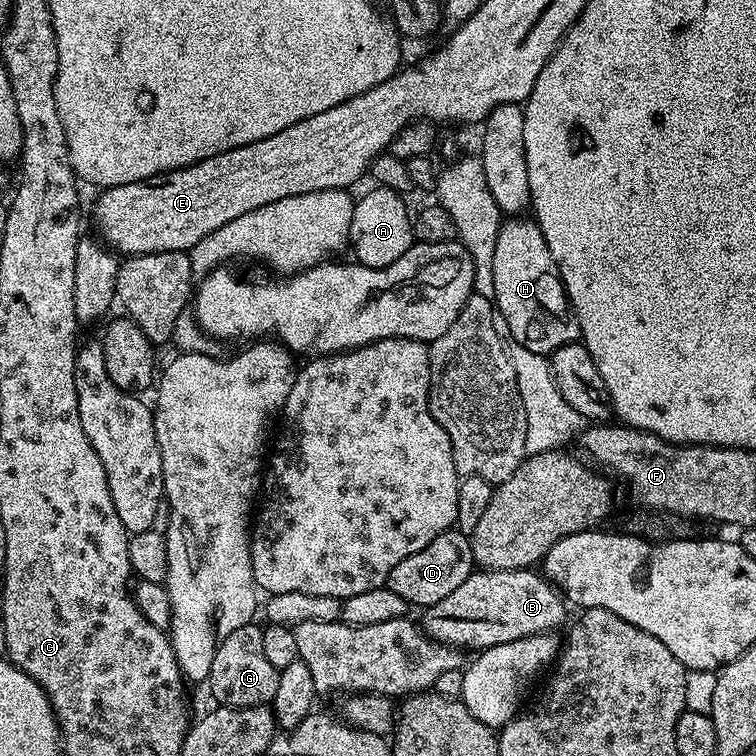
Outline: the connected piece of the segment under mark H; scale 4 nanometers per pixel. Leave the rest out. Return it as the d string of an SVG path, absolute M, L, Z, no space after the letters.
M508 218L500 225L498 242L494 242L494 301L495 311L510 326L511 339L517 340L526 350L534 350L534 354L551 357L562 346L577 343L581 339L580 324L572 313L568 296L564 293L564 283L560 280L560 271L550 254L550 246L546 246L546 238L535 219Z

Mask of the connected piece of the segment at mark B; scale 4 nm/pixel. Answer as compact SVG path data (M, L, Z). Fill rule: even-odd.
M532 568L473 570L458 590L423 609L422 627L429 638L440 644L451 644L461 650L483 650L518 638L555 633L555 628L568 616L564 604L565 597Z

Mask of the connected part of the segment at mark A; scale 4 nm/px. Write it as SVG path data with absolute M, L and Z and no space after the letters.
M381 186L373 187L366 196L356 200L354 218L351 219L351 234L349 236L349 247L353 251L355 261L371 268L385 268L392 262L397 261L414 243L412 235L412 214L408 212L403 195L392 189Z

